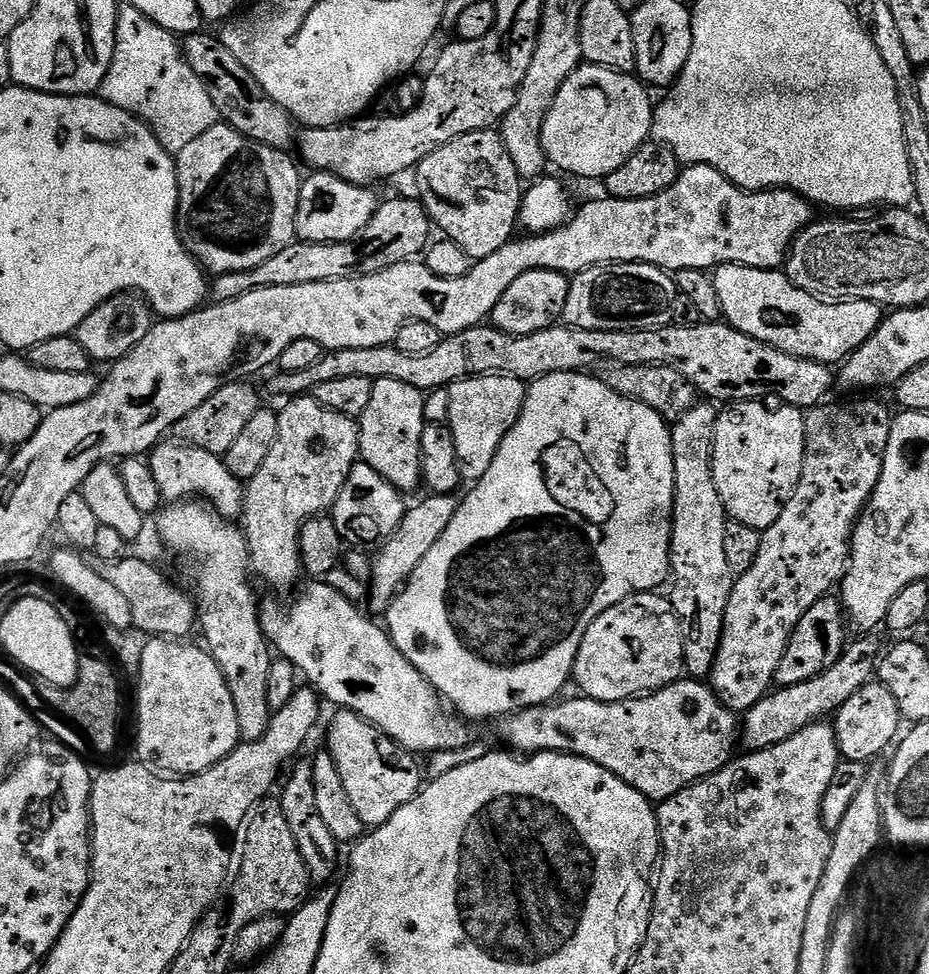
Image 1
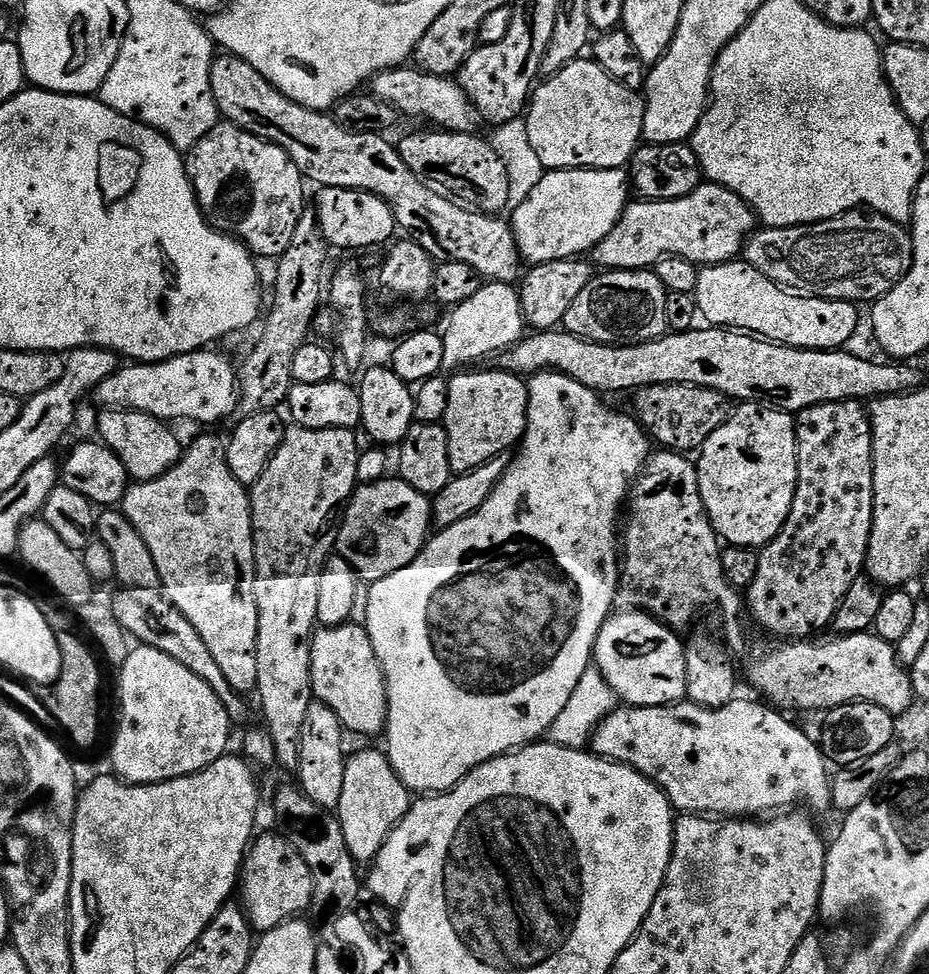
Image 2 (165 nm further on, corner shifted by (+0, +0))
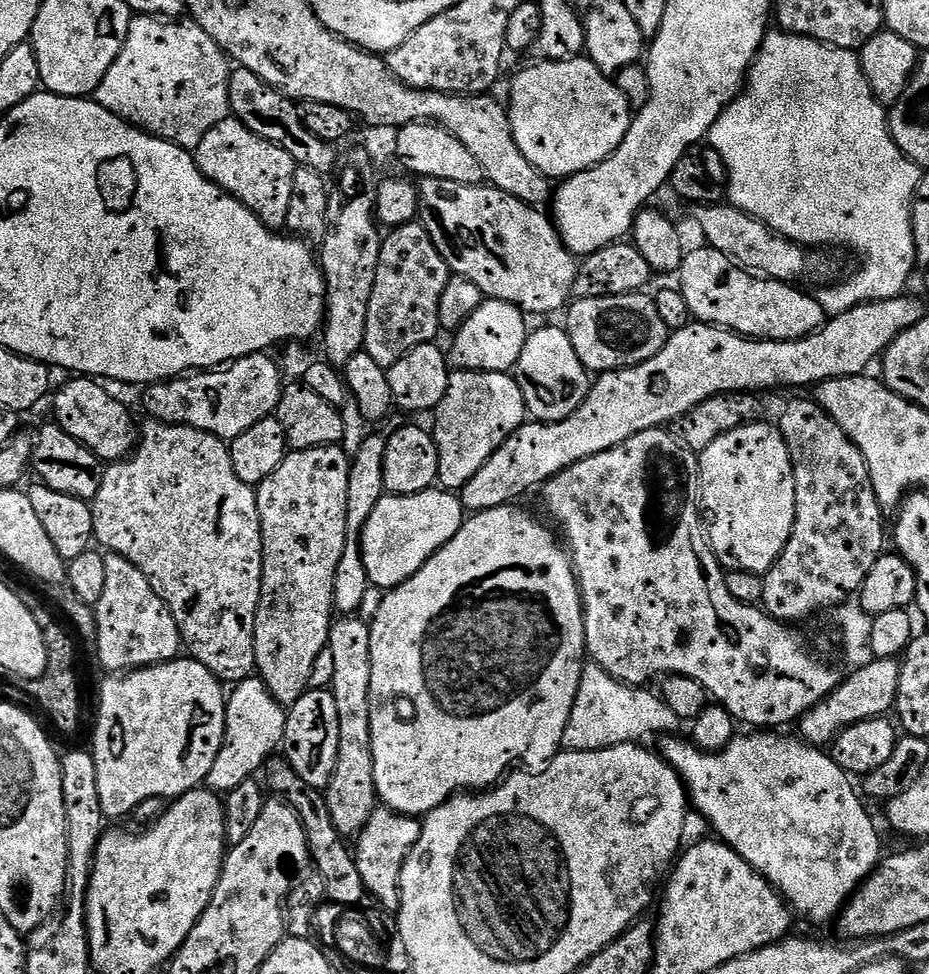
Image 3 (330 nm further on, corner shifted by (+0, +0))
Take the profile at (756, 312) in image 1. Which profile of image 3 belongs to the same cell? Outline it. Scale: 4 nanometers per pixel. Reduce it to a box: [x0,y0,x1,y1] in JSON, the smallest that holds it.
[678,246,826,340]

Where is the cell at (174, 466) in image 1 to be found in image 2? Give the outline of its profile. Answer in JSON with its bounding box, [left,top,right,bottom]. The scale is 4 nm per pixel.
[99,410,185,481]

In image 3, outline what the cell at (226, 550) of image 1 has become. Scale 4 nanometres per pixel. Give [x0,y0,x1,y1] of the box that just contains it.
[90,419,264,686]

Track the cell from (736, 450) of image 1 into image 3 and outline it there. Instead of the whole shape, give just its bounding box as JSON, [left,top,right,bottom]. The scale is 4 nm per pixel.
[699,423,796,574]

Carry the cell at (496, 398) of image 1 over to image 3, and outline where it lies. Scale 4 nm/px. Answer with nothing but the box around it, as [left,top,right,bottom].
[431,370,526,490]

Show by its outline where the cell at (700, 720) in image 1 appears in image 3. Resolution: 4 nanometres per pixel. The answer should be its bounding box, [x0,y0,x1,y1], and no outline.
[658,730,882,924]

